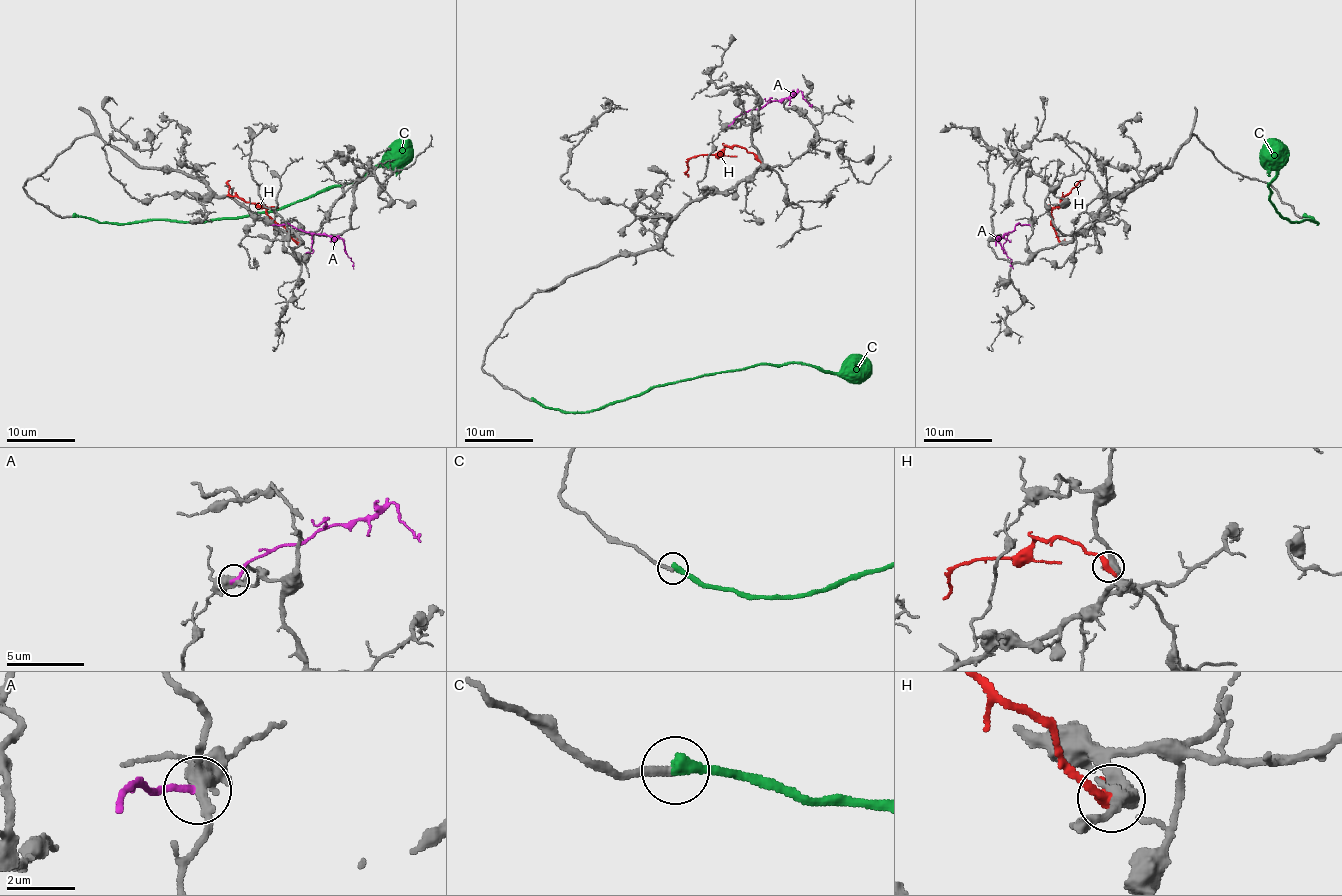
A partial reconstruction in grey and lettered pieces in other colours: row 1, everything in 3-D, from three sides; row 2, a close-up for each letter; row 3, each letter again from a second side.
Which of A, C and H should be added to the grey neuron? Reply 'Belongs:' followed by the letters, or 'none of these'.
Belongs: none of these

